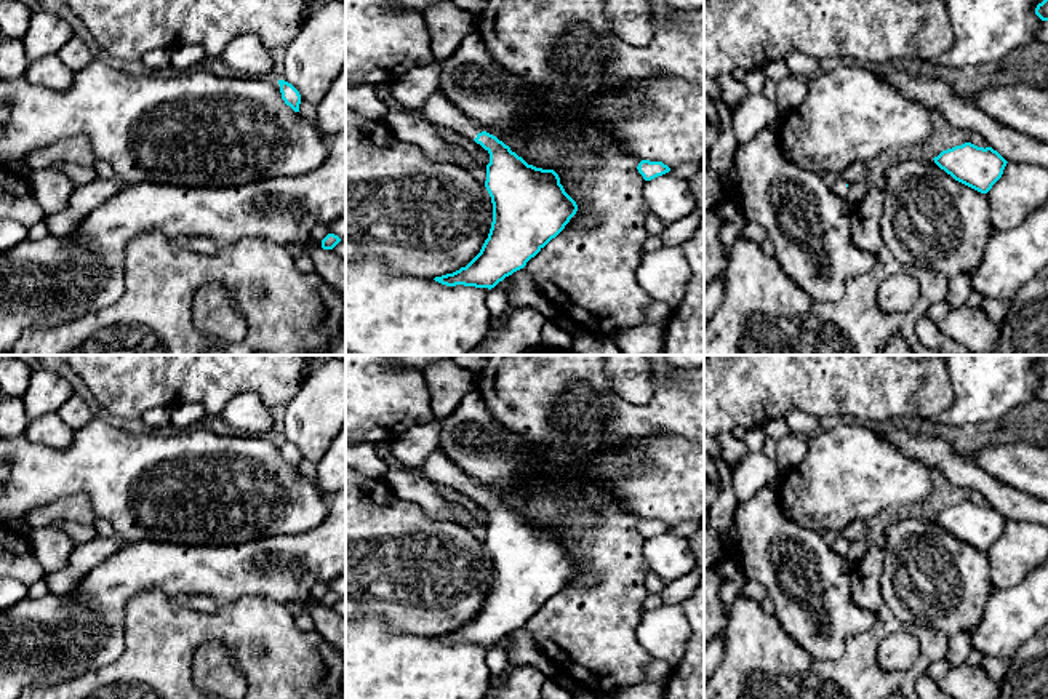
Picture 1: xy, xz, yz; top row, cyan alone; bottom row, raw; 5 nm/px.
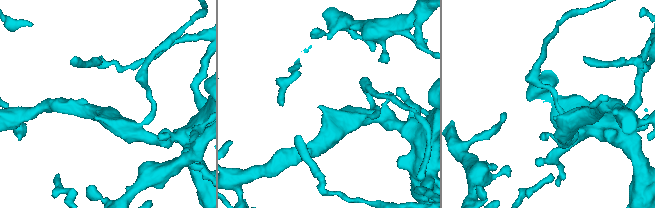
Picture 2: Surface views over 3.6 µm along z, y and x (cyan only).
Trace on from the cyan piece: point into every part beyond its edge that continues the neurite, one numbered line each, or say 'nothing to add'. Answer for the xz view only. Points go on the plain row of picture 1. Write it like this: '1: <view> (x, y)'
1: xz (437, 467)

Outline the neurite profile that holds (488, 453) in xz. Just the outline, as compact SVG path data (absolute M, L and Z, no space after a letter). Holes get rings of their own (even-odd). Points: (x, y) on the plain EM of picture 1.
M478 390L469 392L440 422L438 449L483 489L525 496L530 481L550 467L538 461L534 443L494 421Z

